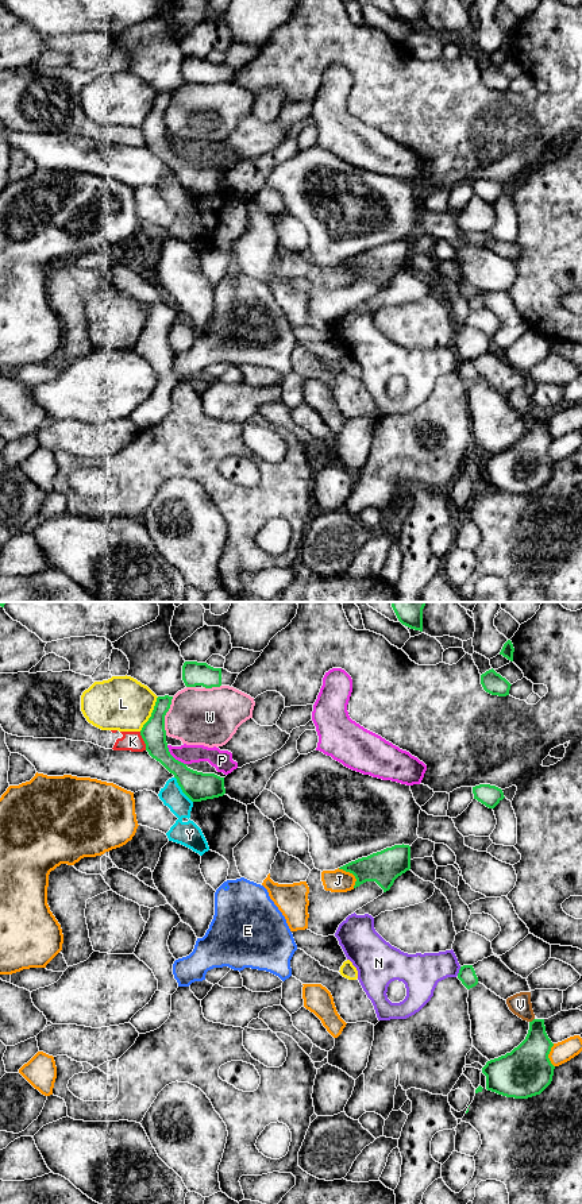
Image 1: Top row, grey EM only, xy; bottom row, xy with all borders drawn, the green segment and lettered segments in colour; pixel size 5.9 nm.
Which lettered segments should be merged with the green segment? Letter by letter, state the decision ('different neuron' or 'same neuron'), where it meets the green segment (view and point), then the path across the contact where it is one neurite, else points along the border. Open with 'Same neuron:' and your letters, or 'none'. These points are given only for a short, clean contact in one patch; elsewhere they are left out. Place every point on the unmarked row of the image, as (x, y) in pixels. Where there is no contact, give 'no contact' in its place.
Same neuron: E
E: same neuron; no contact
J: different neuron; contact xy (351, 267)
K: different neuron; contact xy (143, 135); border xy (139, 127), (146, 145)
L: different neuron; contact xy (151, 110)
N: different neuron; contact xy (459, 366)
P: different neuron; contact xy (173, 153)
V: different neuron; contact xy (532, 416)
W: different neuron; contact xy (165, 110)
Y: different neuron; contact xy (181, 184)

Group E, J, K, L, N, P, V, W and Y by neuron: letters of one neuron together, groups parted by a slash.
E / J / K Y / L / N / P / V / W

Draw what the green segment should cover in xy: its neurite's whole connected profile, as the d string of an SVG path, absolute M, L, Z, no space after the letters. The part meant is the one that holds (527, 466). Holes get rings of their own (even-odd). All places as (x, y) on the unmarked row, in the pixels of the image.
M533 414L517 443L482 463L486 485L514 494L540 490L552 476L555 462L548 454L552 441L544 414Z

